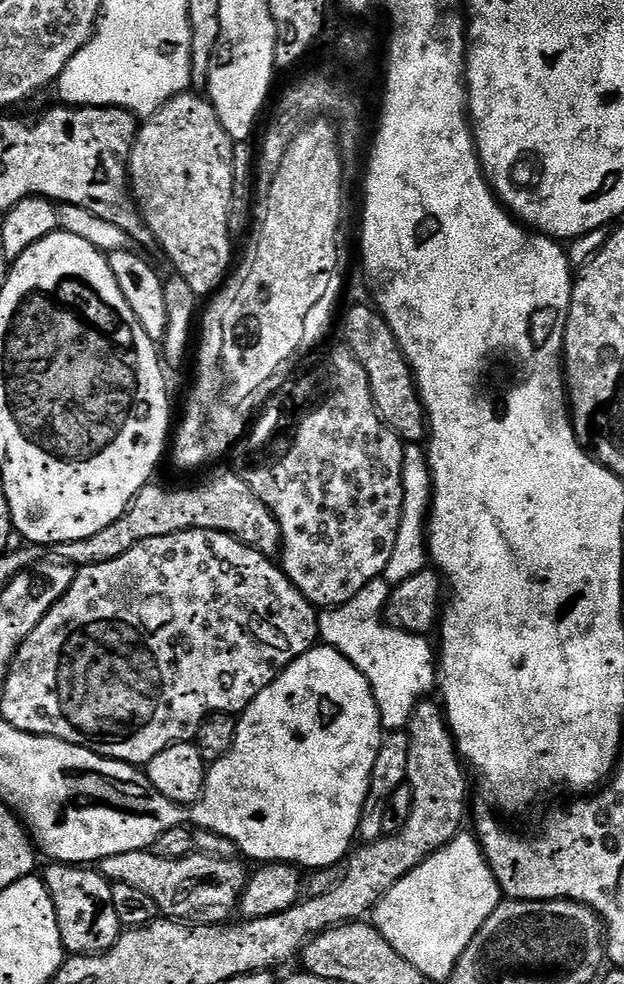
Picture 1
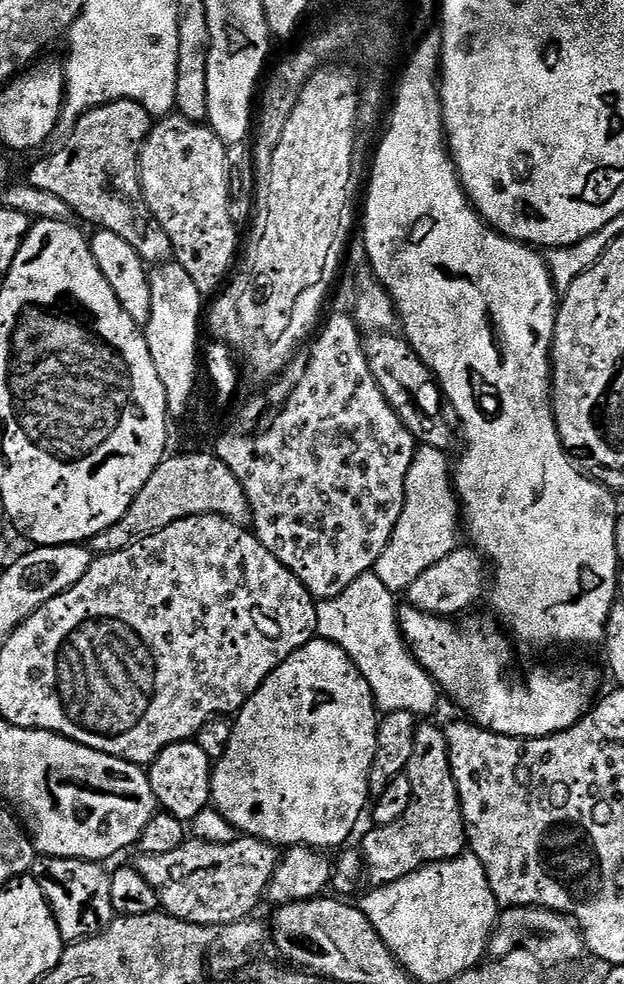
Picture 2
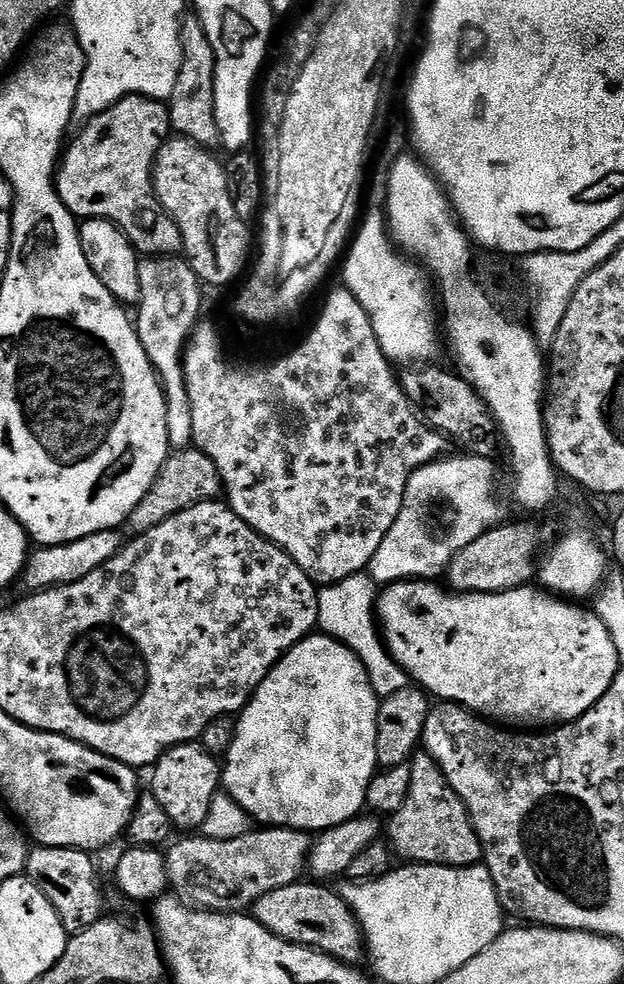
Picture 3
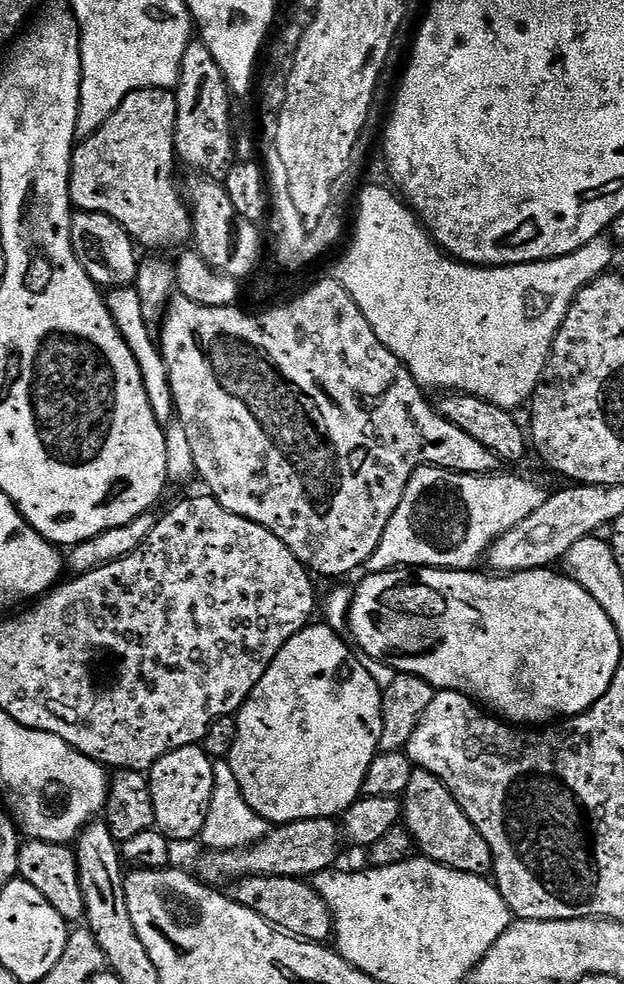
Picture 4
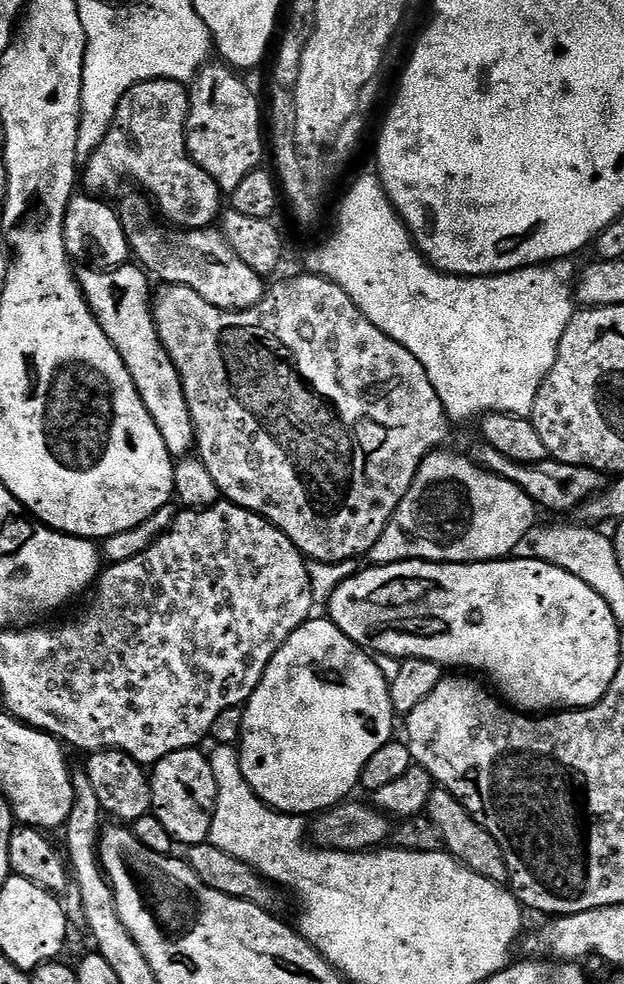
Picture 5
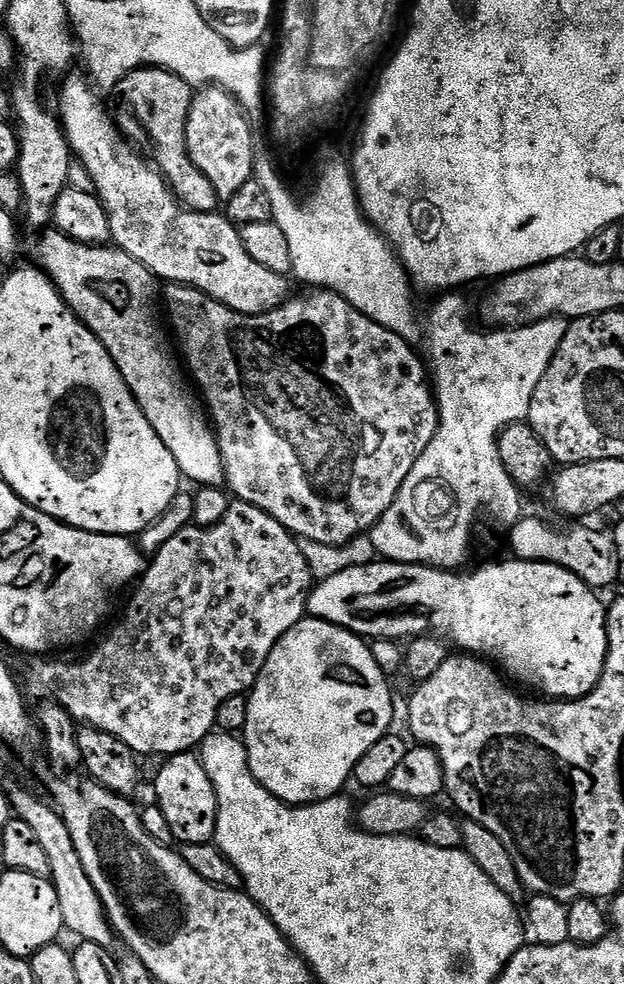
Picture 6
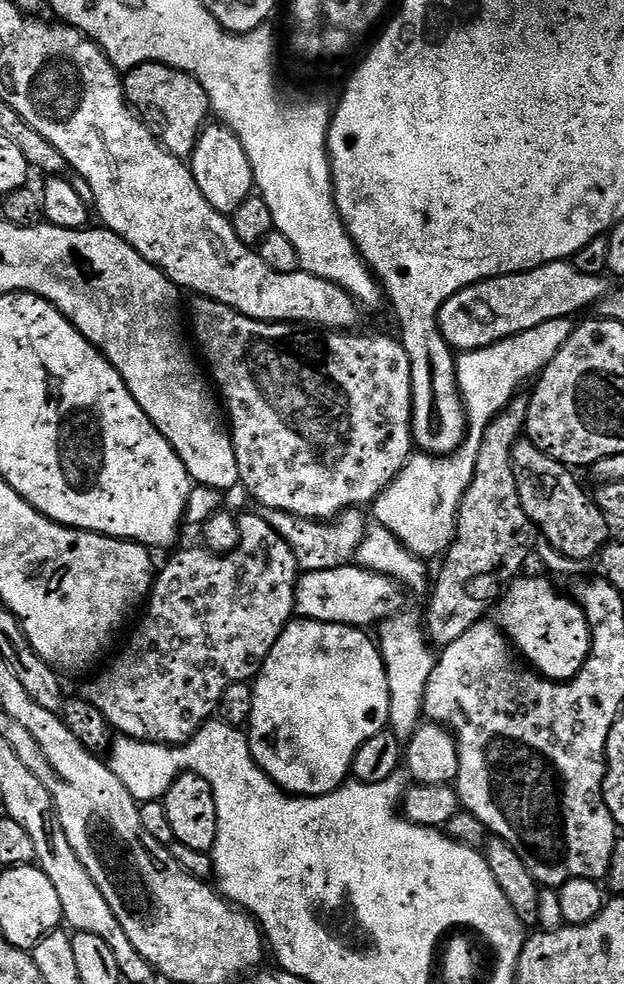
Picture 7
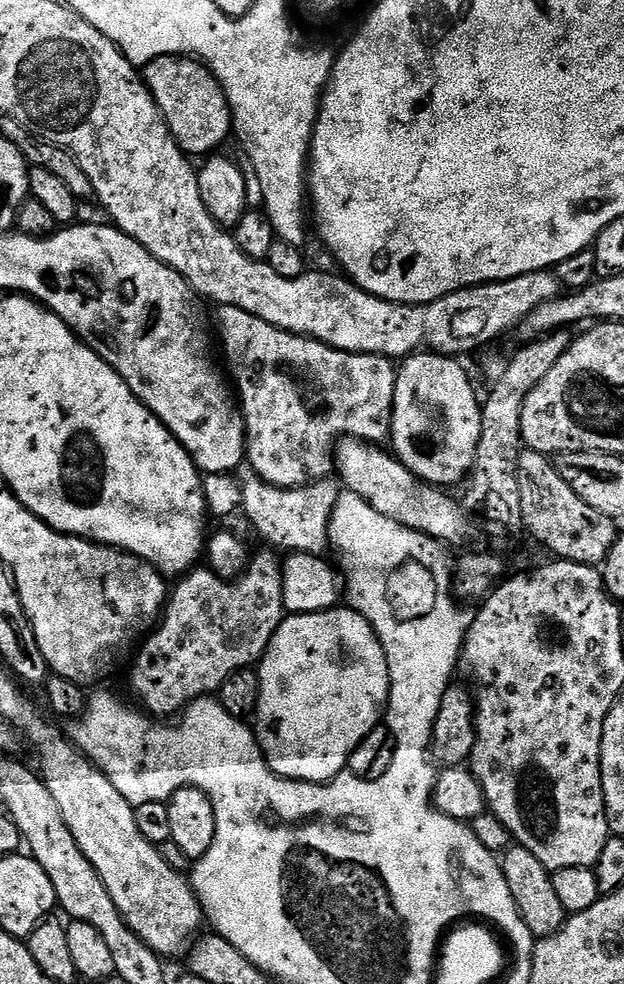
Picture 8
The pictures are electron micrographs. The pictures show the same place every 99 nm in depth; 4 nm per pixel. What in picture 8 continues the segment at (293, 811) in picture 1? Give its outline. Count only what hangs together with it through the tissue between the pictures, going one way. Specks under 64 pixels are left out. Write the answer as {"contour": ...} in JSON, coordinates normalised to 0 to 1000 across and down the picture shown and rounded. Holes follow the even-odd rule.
{"contour":[[[561,616],[527,618],[522,622],[457,625],[433,657],[415,672],[417,708],[407,725],[407,743],[423,773],[447,789],[522,797],[558,778],[561,766],[593,746],[611,739],[622,718],[622,670],[596,634]]]}

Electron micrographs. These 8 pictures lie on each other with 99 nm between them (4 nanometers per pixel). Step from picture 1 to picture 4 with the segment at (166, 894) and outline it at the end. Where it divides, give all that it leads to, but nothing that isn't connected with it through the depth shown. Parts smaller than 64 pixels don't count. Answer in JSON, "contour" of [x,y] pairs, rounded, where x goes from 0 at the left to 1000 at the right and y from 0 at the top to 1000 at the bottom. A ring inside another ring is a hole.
{"contour":[[[490,831],[438,840],[421,854],[397,862],[329,865],[311,881],[317,893],[335,900],[353,900],[359,893],[377,896],[396,890],[471,890],[498,892],[527,885],[545,866],[548,841],[532,831]]]}

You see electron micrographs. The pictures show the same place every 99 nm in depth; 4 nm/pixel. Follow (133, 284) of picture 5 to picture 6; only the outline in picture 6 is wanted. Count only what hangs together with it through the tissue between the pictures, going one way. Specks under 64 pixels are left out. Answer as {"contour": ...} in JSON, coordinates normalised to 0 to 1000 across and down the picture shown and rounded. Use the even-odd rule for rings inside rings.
{"contour":[[[77,235],[69,237],[72,240],[58,252],[58,260],[64,263],[63,271],[82,283],[83,290],[95,295],[96,302],[109,309],[109,314],[159,343],[163,352],[170,352],[176,364],[183,364],[183,372],[189,372],[202,392],[208,392],[228,421],[234,421],[240,433],[247,433],[247,441],[253,441],[253,445],[260,445],[260,453],[266,453],[266,457],[279,461],[279,470],[285,470],[290,485],[296,489],[309,488],[314,494],[354,495],[361,491],[359,471],[337,424],[298,385],[296,375],[272,349],[271,338],[256,334],[256,325],[250,322],[252,282],[245,280],[234,270],[228,270],[228,266],[208,262],[208,258],[192,252],[133,248],[114,244],[98,236]]]}

